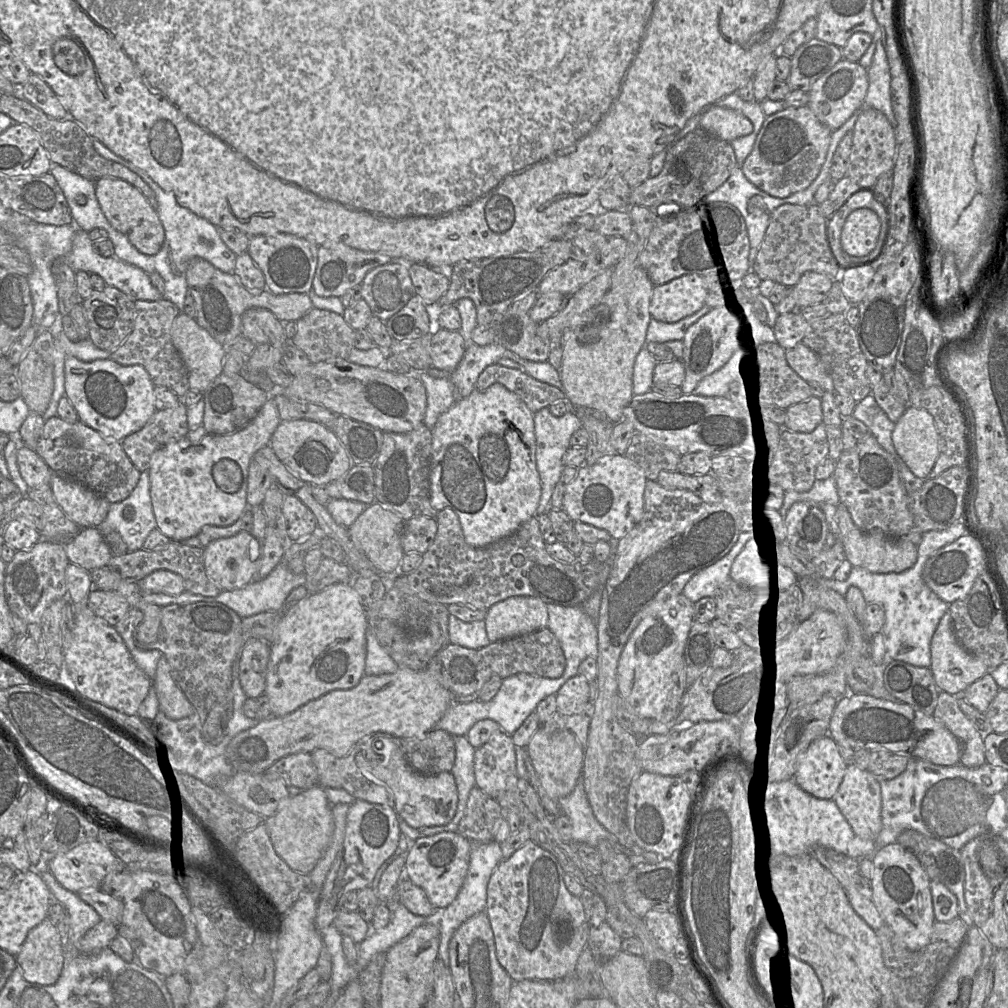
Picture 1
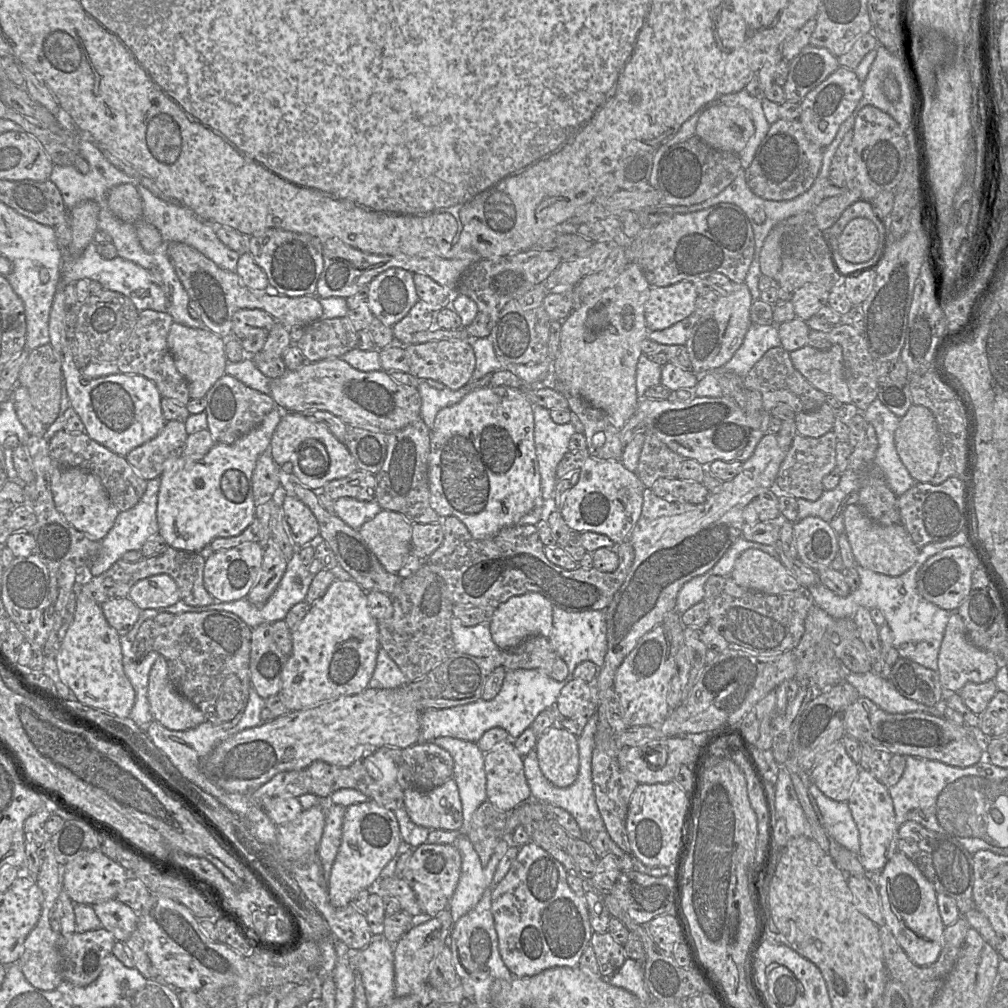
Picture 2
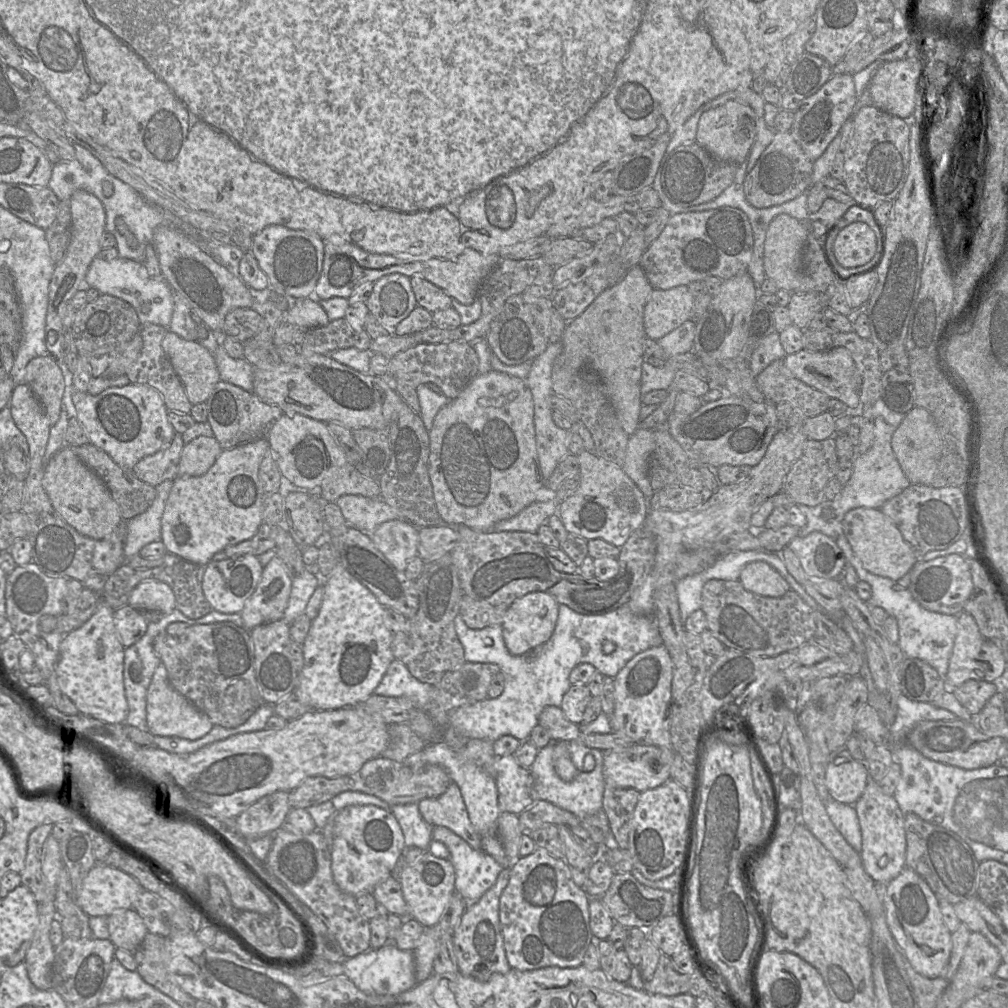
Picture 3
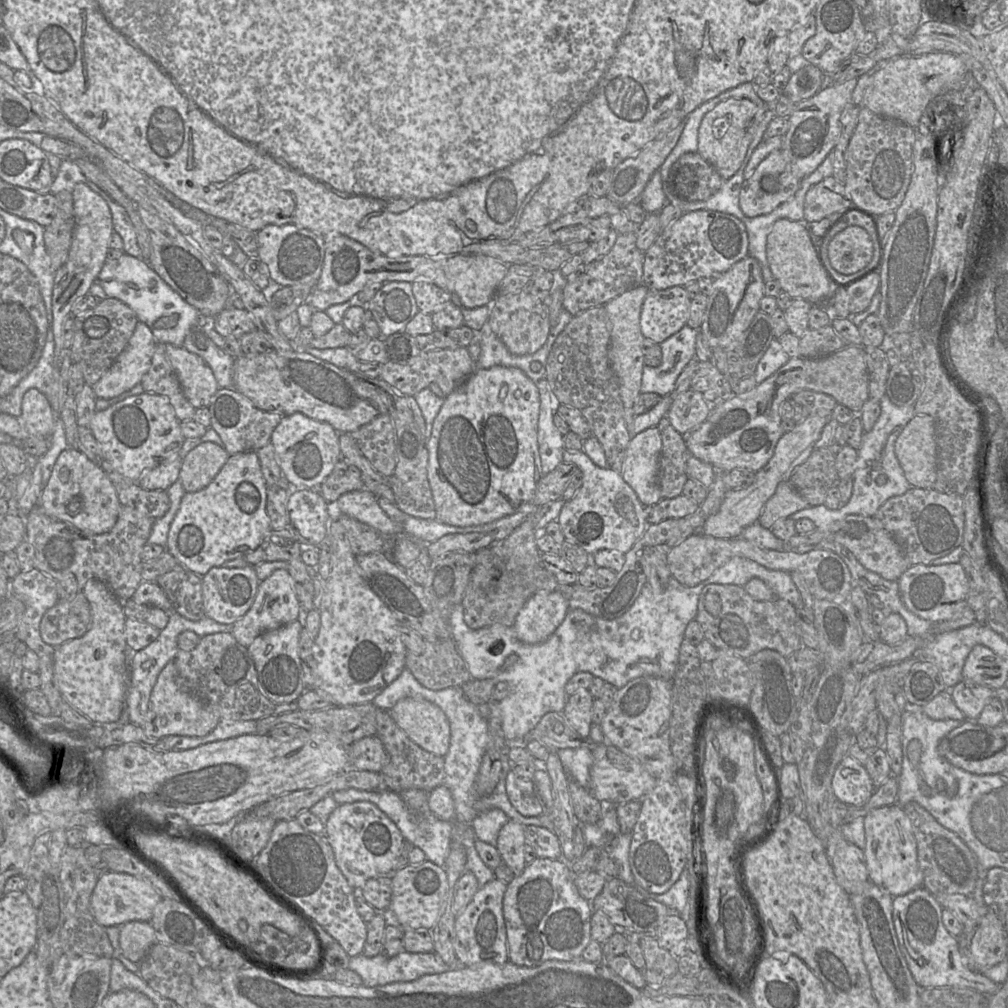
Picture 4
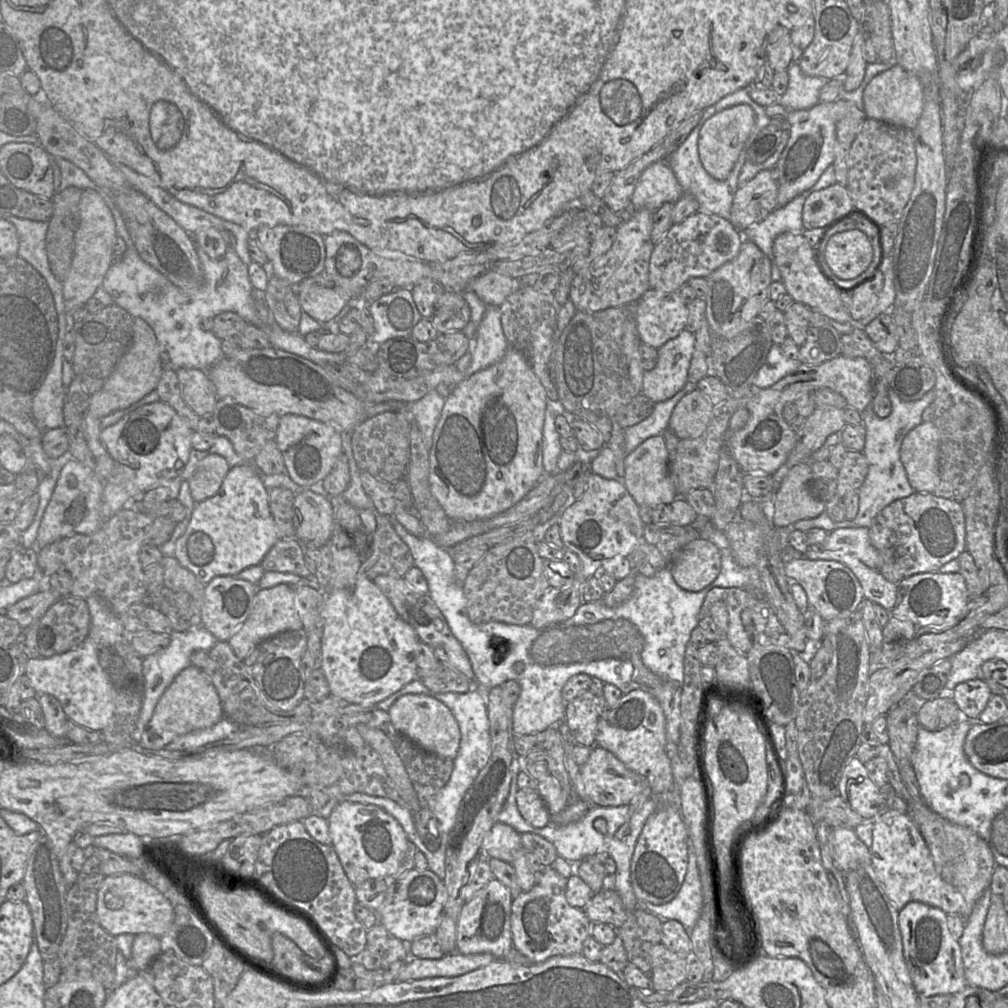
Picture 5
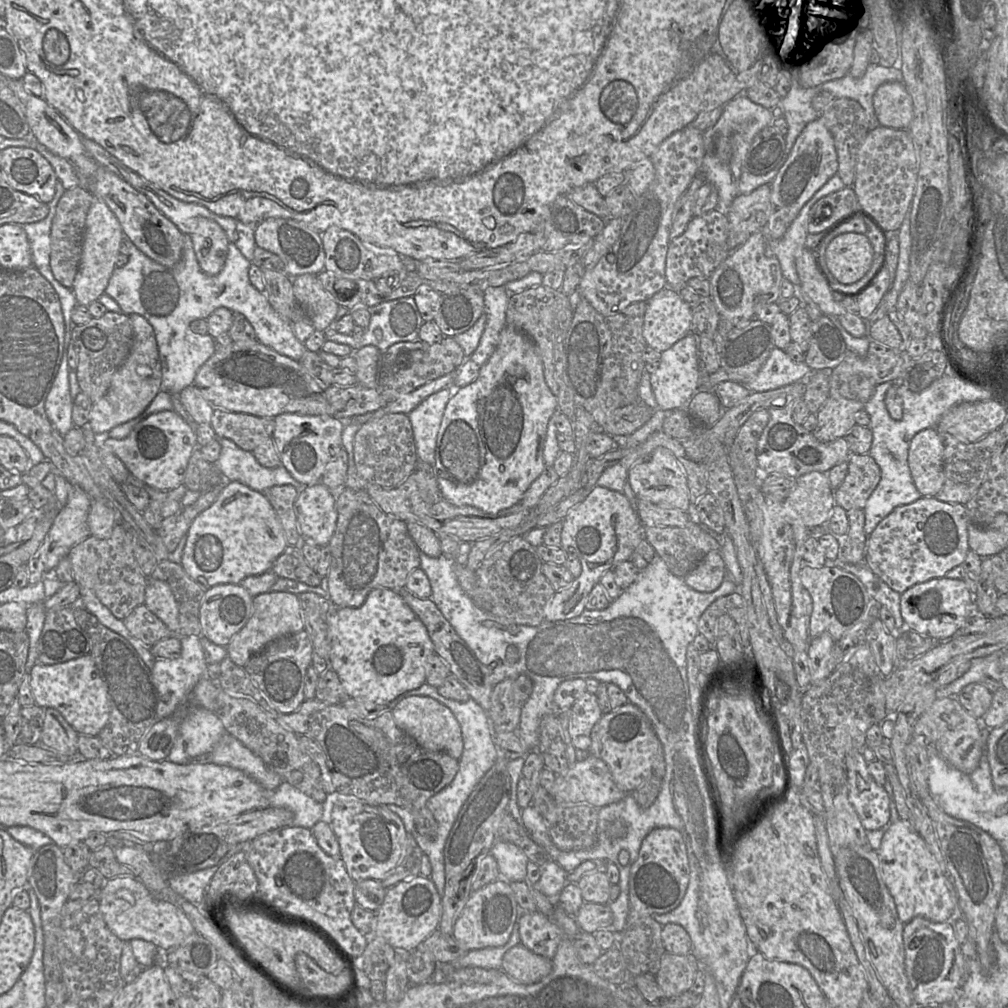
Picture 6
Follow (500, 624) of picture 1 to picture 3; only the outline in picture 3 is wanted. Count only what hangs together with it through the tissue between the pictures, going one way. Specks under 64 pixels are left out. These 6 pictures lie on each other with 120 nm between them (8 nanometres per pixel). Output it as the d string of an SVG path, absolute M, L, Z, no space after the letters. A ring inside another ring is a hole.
M536 591L529 592L517 598L506 610L501 627L503 629L503 639L508 651L514 656L527 655L533 649L539 649L552 636L557 619L559 603L548 593Z

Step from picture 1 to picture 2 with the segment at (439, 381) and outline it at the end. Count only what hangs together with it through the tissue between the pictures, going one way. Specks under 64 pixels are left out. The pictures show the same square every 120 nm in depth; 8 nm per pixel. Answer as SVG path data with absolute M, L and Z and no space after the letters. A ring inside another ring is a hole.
M492 374L482 379L472 380L458 390L449 388L436 389L426 383L426 379L418 378L418 391L421 397L420 416L426 426L431 430L438 412L461 401L468 393L489 385Z

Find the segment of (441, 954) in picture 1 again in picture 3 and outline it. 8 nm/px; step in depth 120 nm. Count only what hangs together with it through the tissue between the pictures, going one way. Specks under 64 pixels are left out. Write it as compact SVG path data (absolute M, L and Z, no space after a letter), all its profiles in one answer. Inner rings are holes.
M432 826L432 840L442 842L449 850L455 870L455 892L468 904L477 902L495 883L503 867L483 851L474 850L461 837L445 827Z

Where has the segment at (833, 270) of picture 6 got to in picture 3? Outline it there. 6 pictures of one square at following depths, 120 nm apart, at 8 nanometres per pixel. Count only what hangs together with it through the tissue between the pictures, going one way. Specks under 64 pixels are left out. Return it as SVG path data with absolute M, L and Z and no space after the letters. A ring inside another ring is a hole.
M853 222L842 228L833 244L835 259L845 268L866 265L872 260L876 250L876 235L864 222Z

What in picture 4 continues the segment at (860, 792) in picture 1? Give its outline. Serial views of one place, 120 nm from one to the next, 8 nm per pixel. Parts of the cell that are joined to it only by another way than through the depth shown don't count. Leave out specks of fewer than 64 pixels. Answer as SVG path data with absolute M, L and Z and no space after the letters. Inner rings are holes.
M898 803L871 810L864 817L866 846L863 849L869 879L892 897L903 896L923 887L917 842L911 822Z

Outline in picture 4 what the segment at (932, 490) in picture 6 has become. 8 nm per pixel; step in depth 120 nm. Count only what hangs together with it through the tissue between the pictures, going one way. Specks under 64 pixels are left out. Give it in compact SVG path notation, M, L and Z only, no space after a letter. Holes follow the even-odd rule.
M915 415L895 441L894 451L912 487L933 489L936 481L936 440L935 422L930 415Z

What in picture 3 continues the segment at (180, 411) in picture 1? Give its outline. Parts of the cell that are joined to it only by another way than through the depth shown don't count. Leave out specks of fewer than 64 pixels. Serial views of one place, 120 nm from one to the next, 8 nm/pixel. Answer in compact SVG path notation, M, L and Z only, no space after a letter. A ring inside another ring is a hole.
M175 433L172 442L155 454L142 458L134 467L134 474L142 481L156 487L165 480L177 477L184 441L180 433Z

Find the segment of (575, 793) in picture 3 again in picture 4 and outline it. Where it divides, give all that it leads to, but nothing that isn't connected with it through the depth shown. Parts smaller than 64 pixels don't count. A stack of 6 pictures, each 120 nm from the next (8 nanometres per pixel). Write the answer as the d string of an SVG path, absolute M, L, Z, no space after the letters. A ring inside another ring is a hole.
M565 748L556 751L570 780L589 789L592 751L586 748Z

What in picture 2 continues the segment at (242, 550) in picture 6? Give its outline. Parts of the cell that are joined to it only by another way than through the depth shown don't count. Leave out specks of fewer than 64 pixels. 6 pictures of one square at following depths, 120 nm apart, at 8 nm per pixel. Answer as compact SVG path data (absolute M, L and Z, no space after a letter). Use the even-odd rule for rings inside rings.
M277 406L264 418L262 423L233 444L216 443L200 461L192 461L182 455L170 458L164 463L160 475L160 488L157 501L157 521L159 534L172 548L199 553L214 539L240 535L255 518L252 475L258 458L269 452L273 433L285 411Z

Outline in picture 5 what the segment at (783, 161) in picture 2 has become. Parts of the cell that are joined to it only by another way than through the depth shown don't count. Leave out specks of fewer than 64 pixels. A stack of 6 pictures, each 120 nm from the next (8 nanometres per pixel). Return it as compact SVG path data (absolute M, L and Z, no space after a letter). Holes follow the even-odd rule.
M776 169L758 172L736 191L730 221L743 233L749 226L761 222L777 208L777 196Z

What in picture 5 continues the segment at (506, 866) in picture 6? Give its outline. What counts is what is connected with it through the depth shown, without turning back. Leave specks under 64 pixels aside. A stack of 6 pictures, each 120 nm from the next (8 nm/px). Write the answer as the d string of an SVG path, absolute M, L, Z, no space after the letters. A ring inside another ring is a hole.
M498 821L485 835L481 853L488 858L496 858L511 864L515 852L521 848L521 835L511 826Z

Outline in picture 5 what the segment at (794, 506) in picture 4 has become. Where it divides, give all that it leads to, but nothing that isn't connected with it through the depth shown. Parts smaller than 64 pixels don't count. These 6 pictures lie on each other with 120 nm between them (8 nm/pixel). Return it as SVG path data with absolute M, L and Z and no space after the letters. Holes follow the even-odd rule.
M802 462L789 470L774 497L772 524L775 527L815 518L825 511L825 503L811 491L811 478L810 462Z

